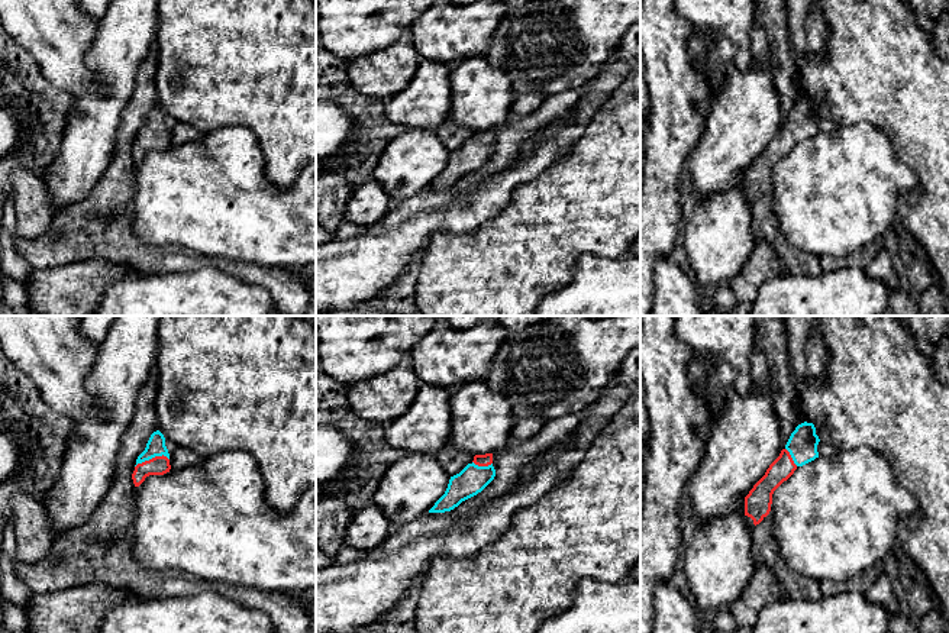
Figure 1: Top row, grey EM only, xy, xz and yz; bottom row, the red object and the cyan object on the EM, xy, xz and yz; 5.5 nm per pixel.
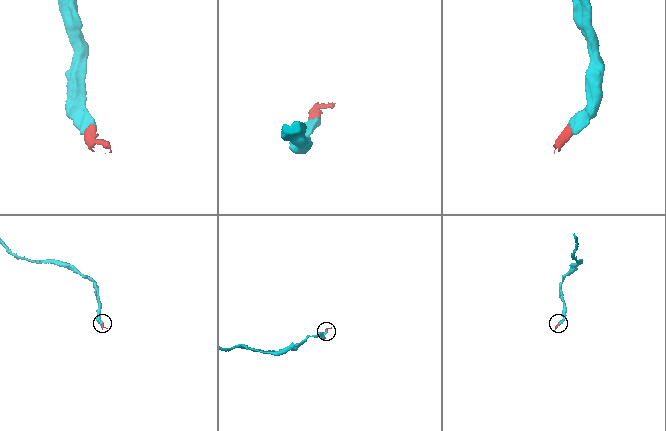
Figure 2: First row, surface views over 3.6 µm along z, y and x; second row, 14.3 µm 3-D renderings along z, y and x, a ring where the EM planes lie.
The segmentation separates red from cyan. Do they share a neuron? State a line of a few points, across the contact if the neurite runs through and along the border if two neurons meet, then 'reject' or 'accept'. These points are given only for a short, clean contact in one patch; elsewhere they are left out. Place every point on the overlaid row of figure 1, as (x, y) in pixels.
xy (158, 465), (152, 458), (155, 446) | accept

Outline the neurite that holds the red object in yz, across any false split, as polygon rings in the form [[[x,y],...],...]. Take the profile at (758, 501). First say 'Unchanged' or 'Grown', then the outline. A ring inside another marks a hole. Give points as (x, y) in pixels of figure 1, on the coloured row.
Grown. [[[801,423],[791,433],[779,456],[769,465],[765,475],[753,485],[745,497],[745,516],[751,529],[759,524],[771,511],[774,491],[787,481],[798,466],[819,458],[813,423]]]

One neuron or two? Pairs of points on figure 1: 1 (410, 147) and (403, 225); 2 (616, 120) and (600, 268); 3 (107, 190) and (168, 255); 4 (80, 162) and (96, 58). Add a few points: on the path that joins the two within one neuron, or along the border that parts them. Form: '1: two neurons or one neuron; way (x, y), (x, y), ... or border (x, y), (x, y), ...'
1: two neurons; border (428, 186), (403, 200), (393, 200)
2: two neurons; border (625, 255), (581, 255), (573, 265), (571, 273)
3: one neuron; way (115, 213), (116, 229), (145, 255)
4: one neuron; way (89, 136), (92, 122), (116, 97), (115, 84)

